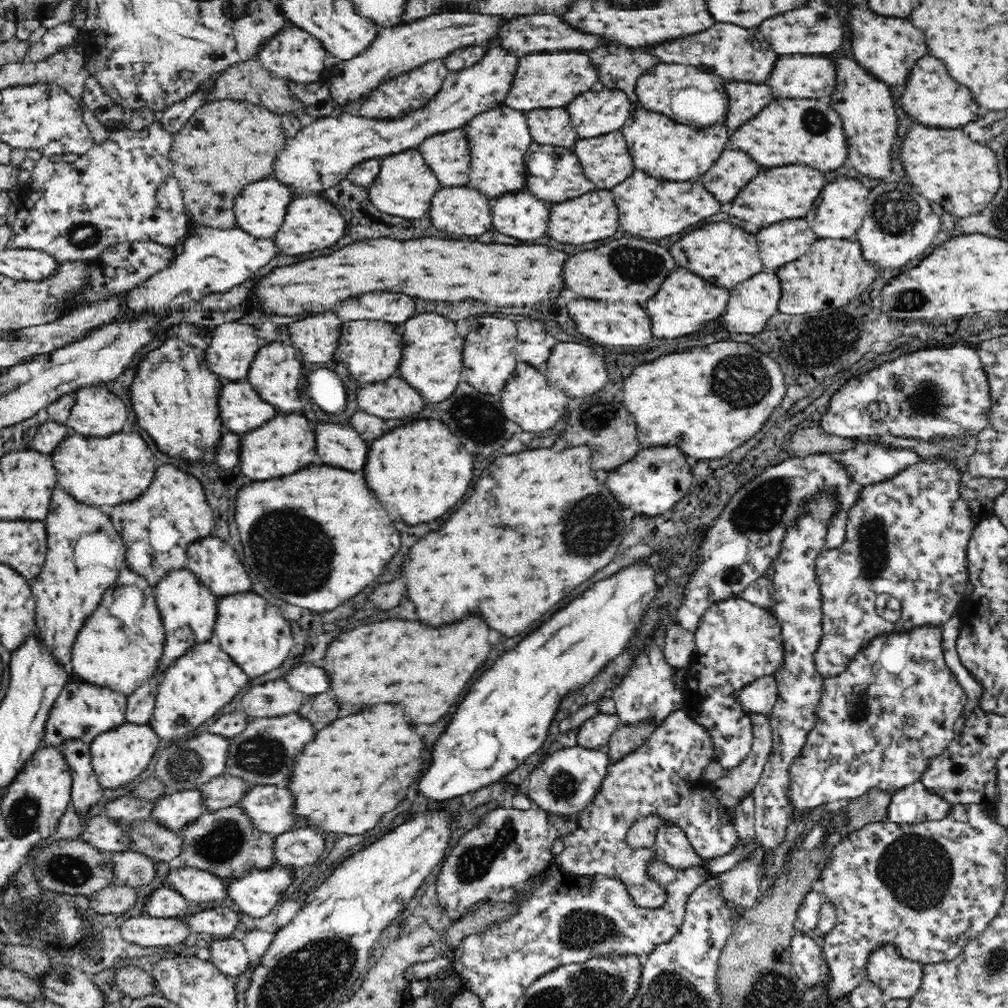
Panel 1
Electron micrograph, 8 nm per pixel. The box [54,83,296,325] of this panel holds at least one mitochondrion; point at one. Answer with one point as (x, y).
(82, 234)

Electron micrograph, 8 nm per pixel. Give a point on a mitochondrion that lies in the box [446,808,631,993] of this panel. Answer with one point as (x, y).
(581, 929)

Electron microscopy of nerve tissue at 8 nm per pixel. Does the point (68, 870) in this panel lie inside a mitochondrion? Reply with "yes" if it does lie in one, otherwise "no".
yes

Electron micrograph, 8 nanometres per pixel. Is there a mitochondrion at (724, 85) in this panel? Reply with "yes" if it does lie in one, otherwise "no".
no

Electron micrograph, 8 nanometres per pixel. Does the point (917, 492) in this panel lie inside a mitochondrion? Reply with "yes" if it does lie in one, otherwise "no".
no

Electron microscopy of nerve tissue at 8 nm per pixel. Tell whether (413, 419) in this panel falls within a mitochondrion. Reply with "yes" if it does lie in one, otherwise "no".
no

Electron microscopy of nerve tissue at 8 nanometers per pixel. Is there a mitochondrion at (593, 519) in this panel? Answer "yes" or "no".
yes

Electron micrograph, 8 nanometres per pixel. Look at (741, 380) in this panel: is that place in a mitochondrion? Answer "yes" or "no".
yes

